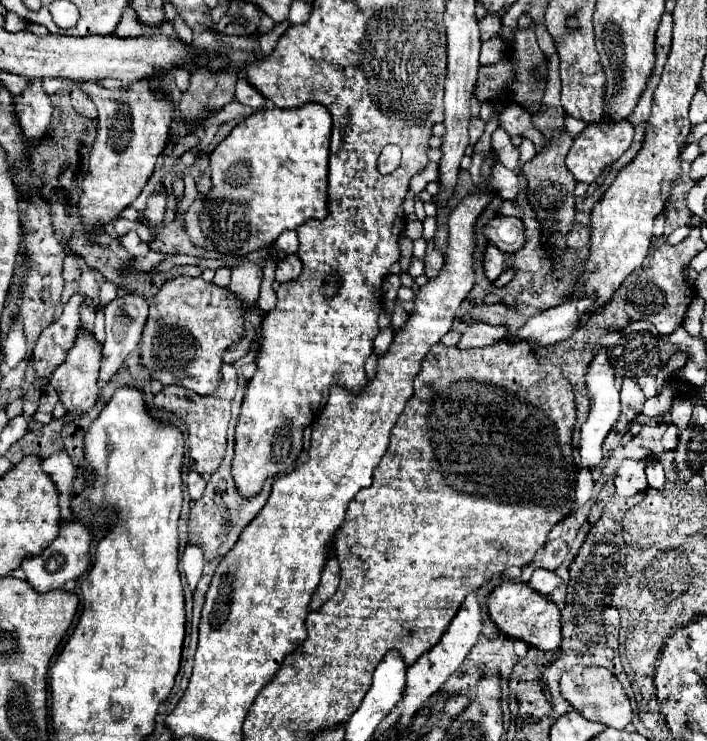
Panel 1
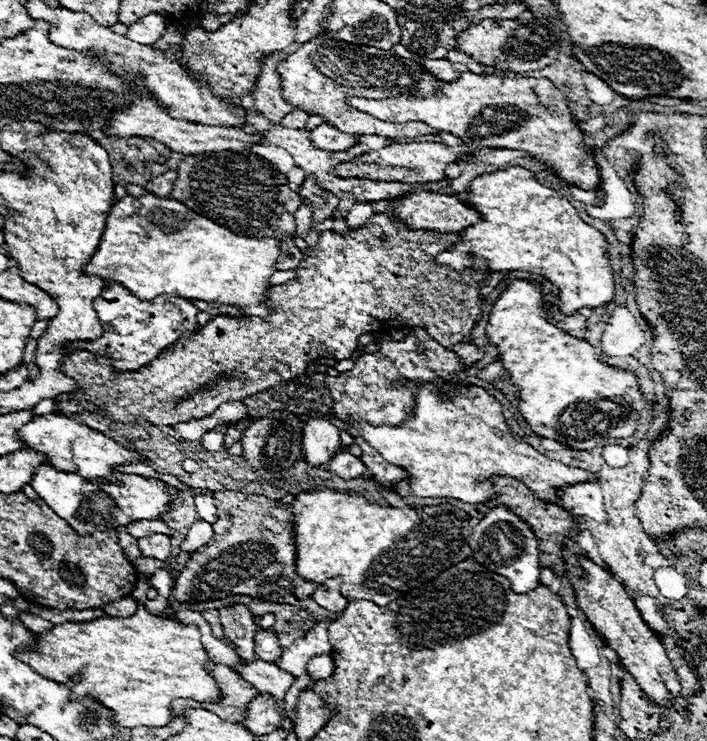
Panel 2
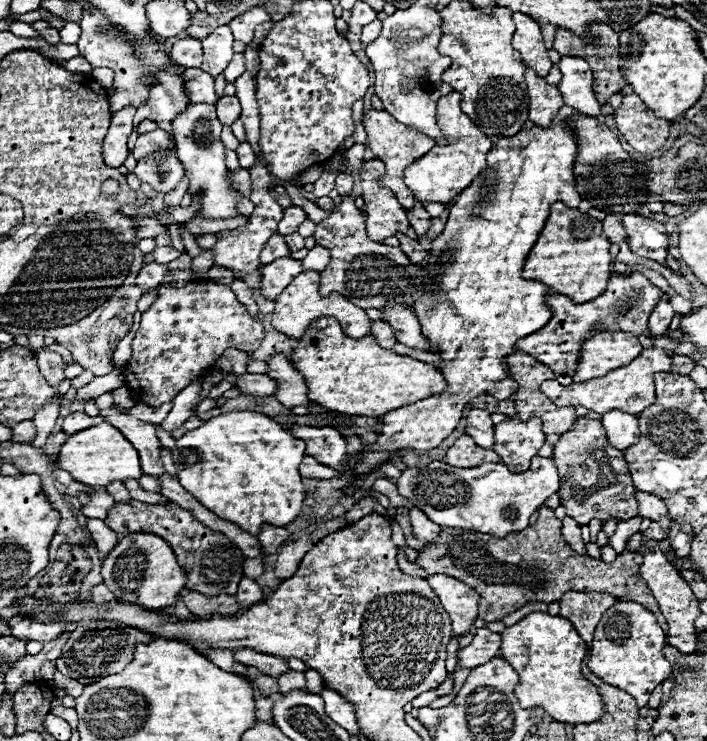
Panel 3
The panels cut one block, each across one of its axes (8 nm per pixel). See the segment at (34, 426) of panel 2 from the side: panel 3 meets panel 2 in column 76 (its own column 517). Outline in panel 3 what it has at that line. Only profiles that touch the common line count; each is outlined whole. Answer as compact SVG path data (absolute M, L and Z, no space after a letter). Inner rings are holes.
M532 418L530 422L506 420L494 426L494 452L500 454L502 462L514 474L530 468L530 460L538 454L542 444L544 432L538 418Z

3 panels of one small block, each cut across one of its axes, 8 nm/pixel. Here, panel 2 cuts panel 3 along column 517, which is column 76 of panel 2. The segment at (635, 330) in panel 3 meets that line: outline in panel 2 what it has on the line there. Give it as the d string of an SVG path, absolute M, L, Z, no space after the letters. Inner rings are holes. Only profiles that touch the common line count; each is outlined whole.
M110 284L94 300L94 308L104 326L104 334L94 342L74 342L74 348L110 356L114 370L120 372L134 372L140 366L146 366L162 352L162 348L168 348L184 334L198 330L196 316L200 310L192 304L192 300L172 298L168 294L154 298L154 302L142 302L124 286Z

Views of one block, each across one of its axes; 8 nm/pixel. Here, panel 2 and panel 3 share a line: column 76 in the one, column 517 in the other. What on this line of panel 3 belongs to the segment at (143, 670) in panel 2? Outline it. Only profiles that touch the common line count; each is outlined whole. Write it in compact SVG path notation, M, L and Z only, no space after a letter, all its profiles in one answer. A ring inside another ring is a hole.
M532 612L526 618L522 618L518 624L504 628L502 636L502 648L500 658L506 658L510 666L518 672L520 682L516 686L516 698L520 700L522 708L530 706L542 706L548 716L552 716L556 722L562 724L590 724L600 720L602 716L602 698L598 694L598 688L588 682L580 672L580 662L586 656L586 644L578 636L576 628L562 616L550 616L546 612Z

